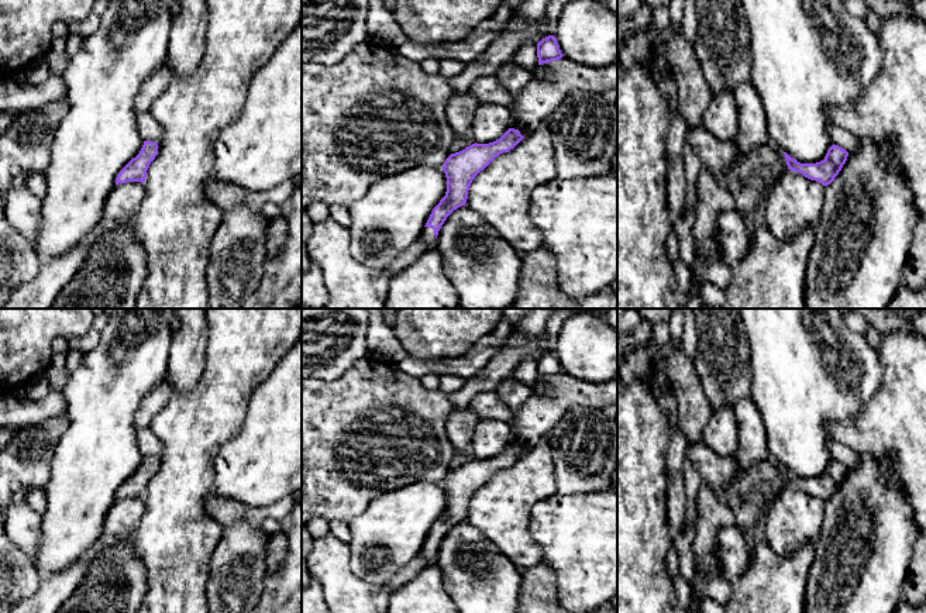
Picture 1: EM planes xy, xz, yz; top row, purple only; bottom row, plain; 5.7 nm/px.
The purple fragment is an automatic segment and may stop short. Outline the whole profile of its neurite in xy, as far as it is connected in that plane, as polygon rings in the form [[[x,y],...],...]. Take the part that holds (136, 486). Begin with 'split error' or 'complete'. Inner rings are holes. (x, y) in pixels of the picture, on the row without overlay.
complete | [[[144,457],[140,469],[132,473],[117,490],[116,500],[127,497],[145,497],[147,486],[151,478],[158,471],[158,459],[152,457]]]

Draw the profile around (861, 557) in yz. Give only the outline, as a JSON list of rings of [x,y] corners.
[[[860,454],[860,464],[848,469],[839,490],[826,502],[826,519],[806,582],[805,613],[894,613],[901,602],[901,589],[919,535],[898,473],[884,468],[872,455]]]

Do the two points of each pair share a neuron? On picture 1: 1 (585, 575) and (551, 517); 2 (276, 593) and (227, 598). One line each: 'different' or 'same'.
1: same
2: different

